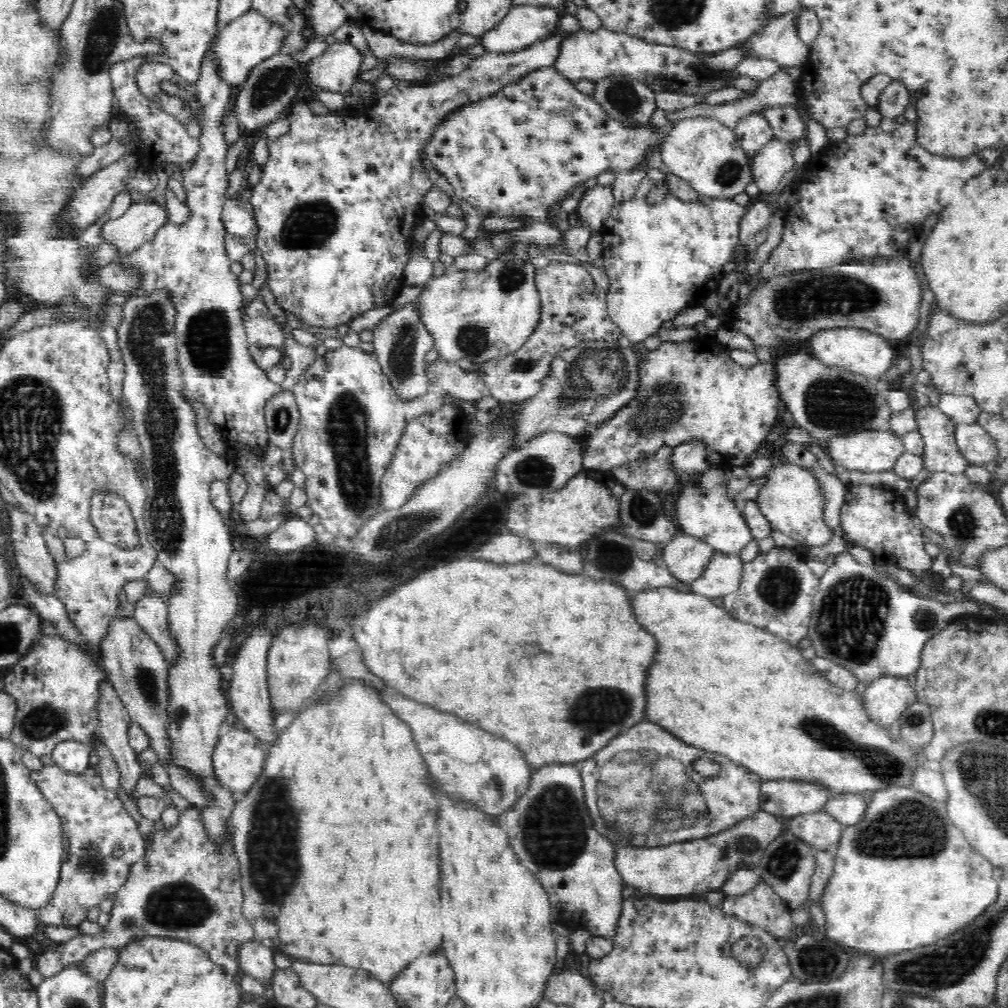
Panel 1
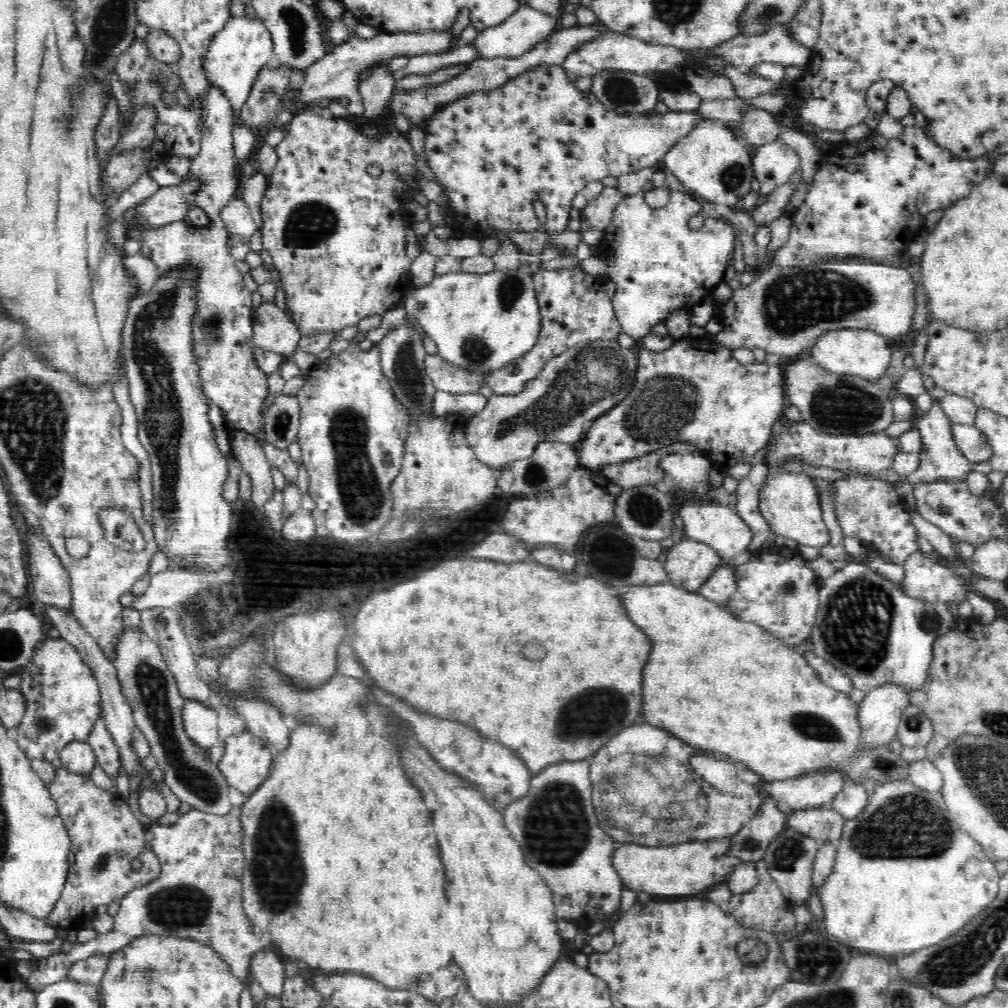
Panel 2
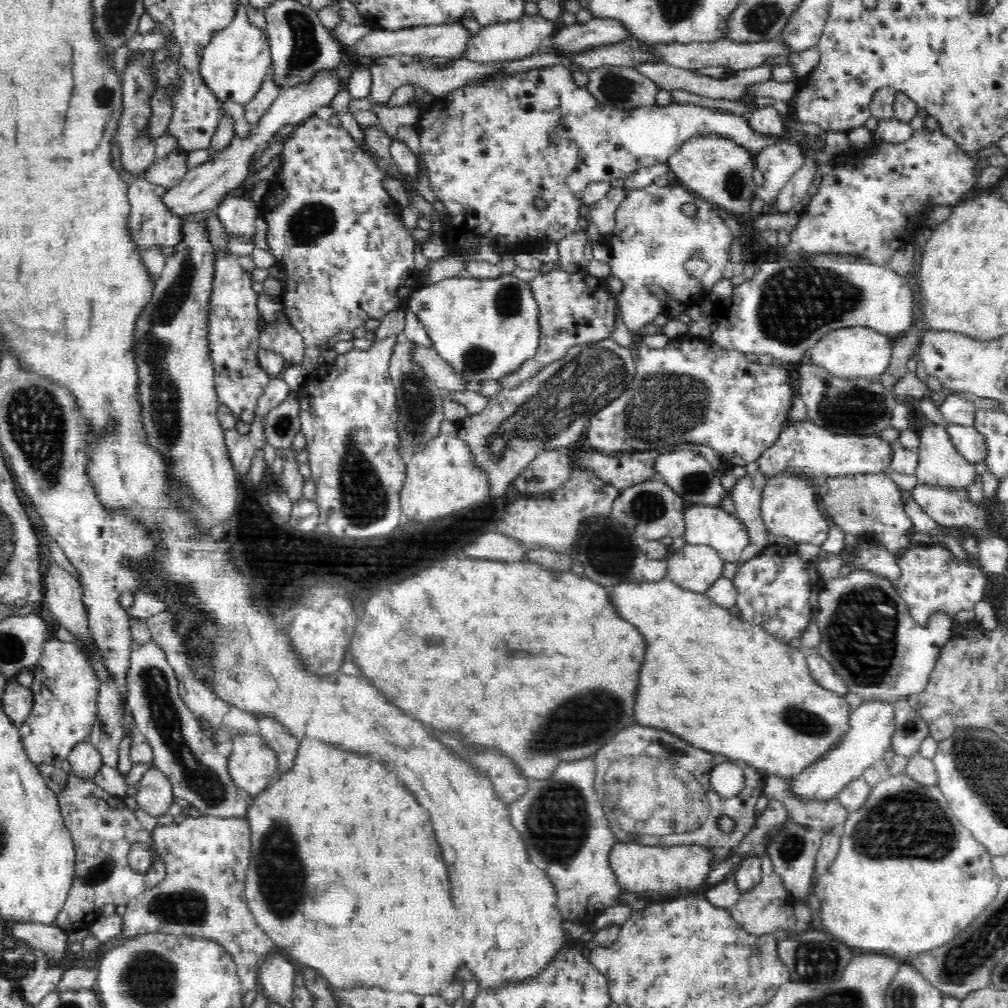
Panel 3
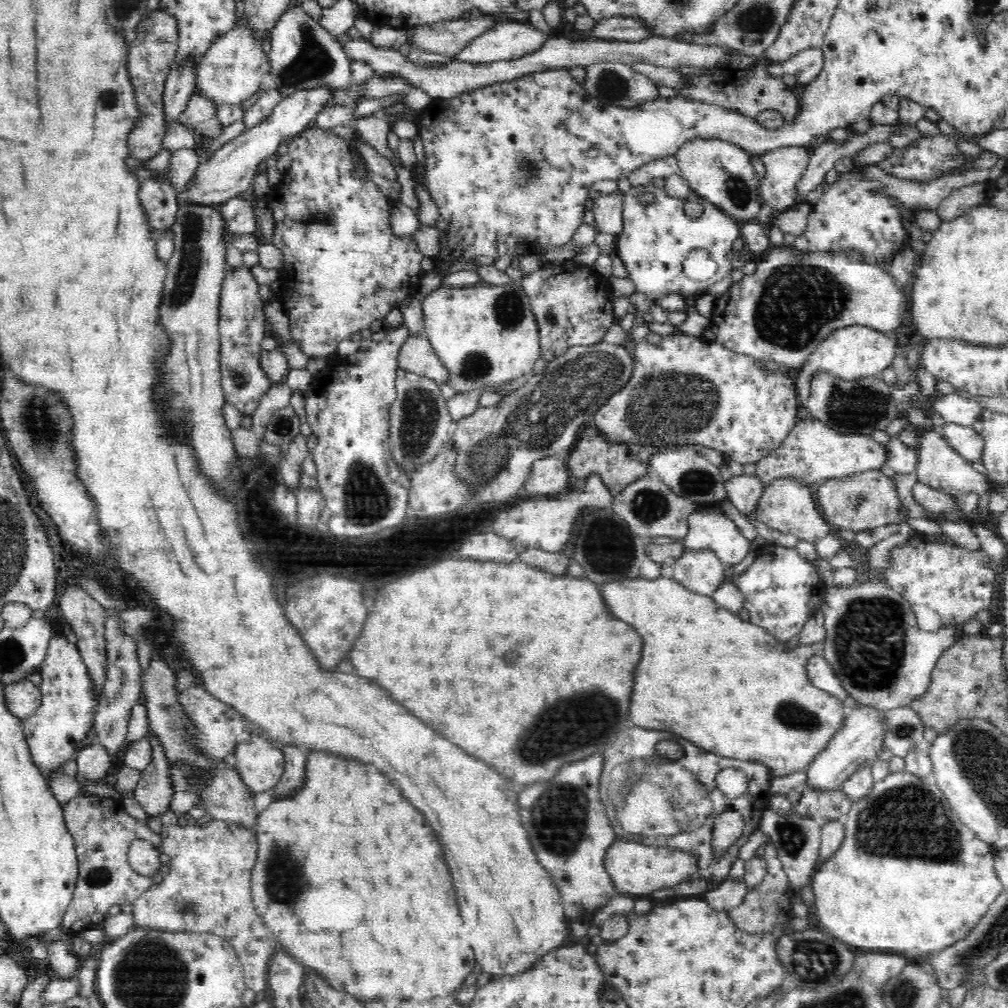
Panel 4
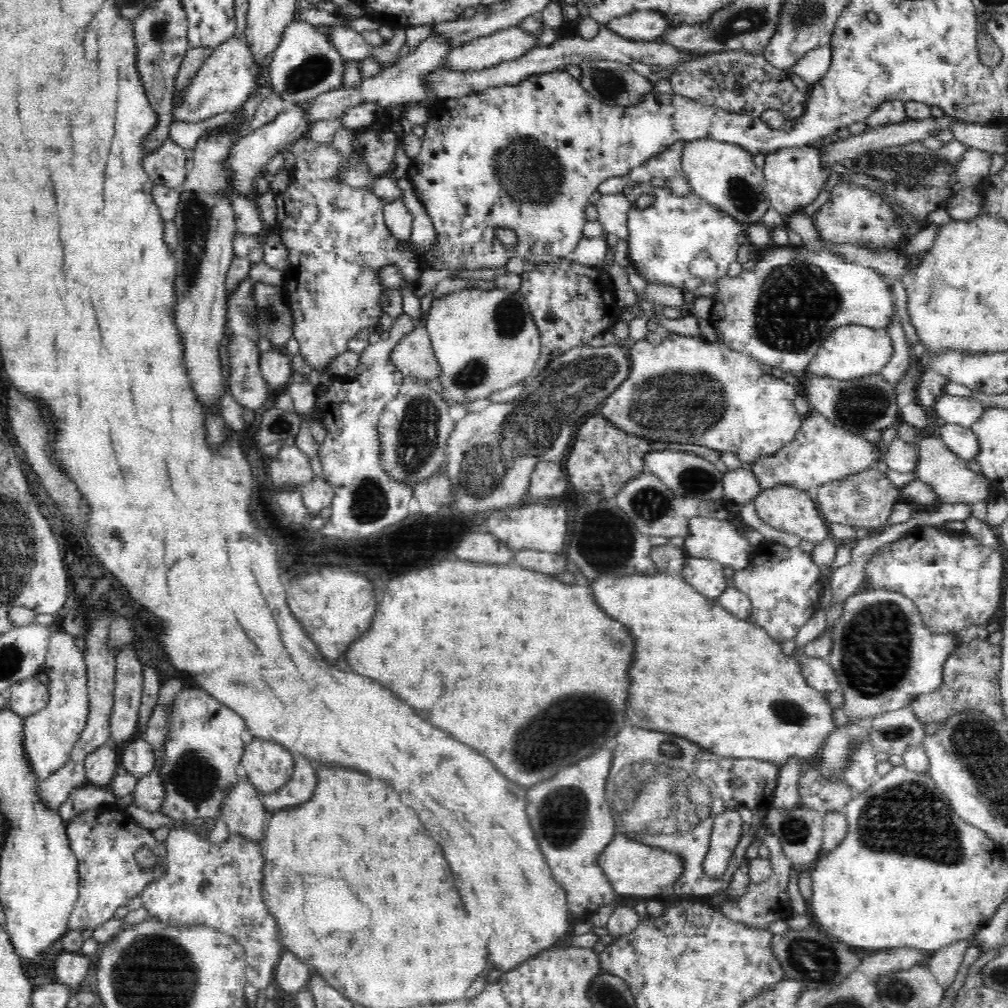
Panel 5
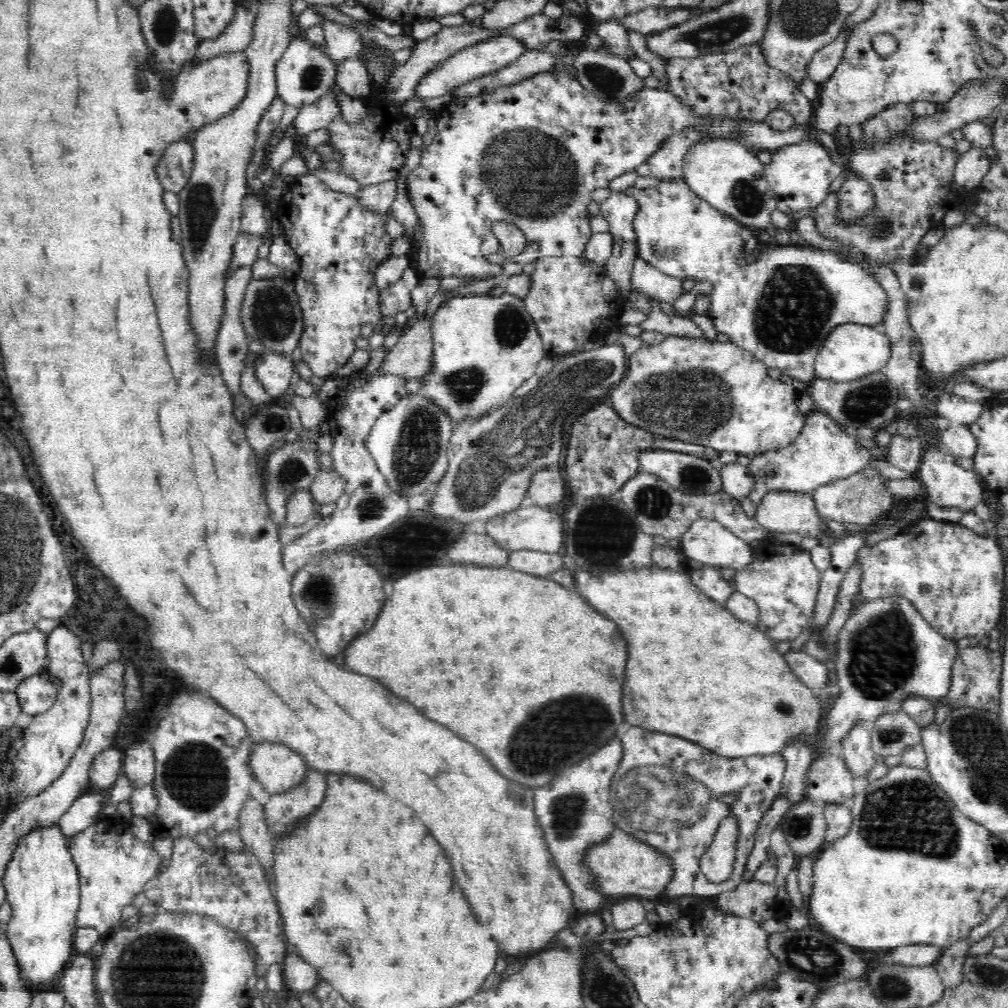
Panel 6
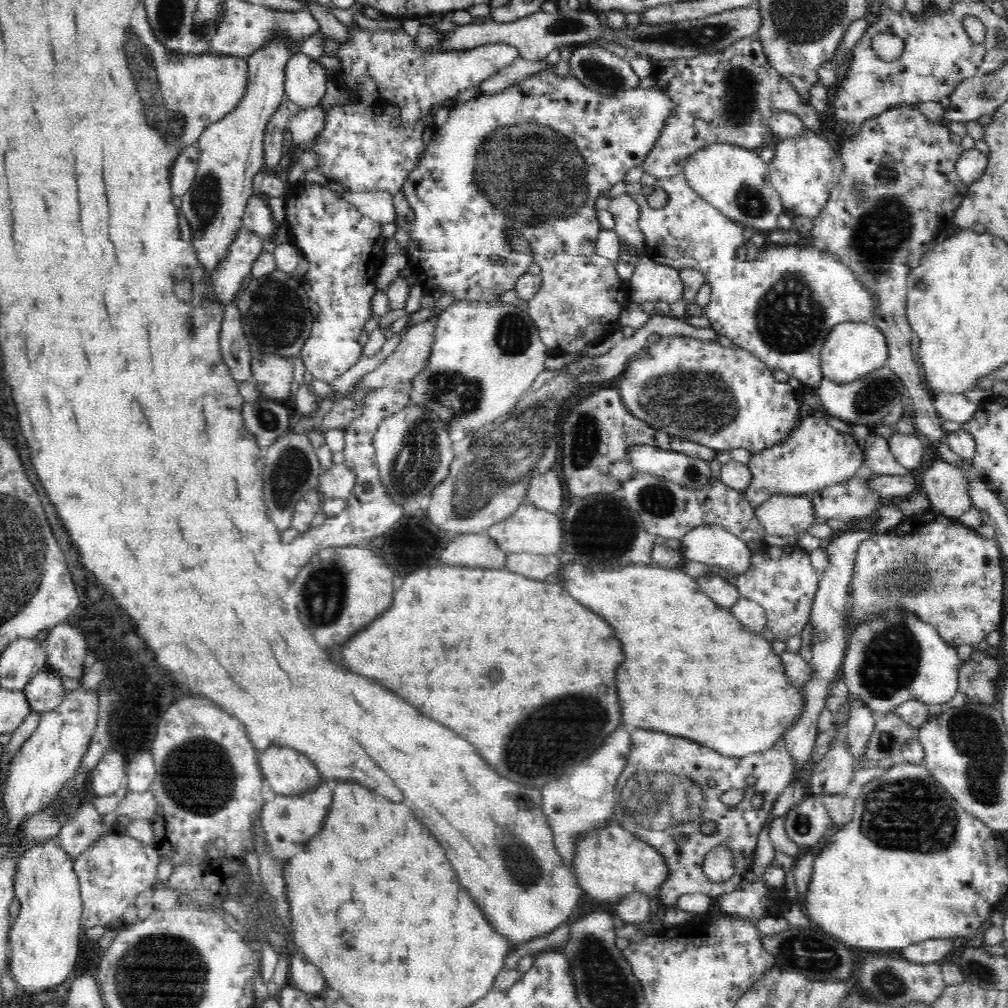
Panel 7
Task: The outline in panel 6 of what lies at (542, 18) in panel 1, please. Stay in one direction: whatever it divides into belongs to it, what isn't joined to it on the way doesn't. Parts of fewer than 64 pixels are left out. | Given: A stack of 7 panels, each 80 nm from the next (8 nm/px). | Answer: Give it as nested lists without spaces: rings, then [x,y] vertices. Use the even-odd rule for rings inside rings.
[[[500,33],[500,36],[496,36],[496,38],[476,41],[476,44],[454,52],[448,59],[444,60],[439,68],[436,68],[436,71],[432,71],[428,77],[420,81],[418,88],[416,88],[416,97],[419,99],[432,99],[442,96],[458,84],[466,84],[468,80],[486,76],[486,74],[496,72],[500,68],[510,65],[514,60],[524,55],[527,50],[524,41],[515,38],[515,36],[509,36],[508,33]]]

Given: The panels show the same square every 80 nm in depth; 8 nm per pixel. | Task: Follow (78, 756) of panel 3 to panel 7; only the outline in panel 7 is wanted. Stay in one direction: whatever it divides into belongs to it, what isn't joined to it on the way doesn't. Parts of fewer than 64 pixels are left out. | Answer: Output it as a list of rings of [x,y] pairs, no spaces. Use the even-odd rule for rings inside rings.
[[[106,752],[89,773],[90,786],[99,798],[108,798],[126,779],[124,756],[120,752]]]

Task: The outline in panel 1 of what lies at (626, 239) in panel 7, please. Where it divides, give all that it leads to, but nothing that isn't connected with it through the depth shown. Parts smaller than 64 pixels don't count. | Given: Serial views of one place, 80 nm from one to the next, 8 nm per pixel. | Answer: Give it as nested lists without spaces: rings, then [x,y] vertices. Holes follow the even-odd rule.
[[[596,184],[594,188],[586,189],[582,194],[582,200],[578,200],[577,211],[582,220],[586,220],[592,229],[599,231],[614,205],[612,188]]]

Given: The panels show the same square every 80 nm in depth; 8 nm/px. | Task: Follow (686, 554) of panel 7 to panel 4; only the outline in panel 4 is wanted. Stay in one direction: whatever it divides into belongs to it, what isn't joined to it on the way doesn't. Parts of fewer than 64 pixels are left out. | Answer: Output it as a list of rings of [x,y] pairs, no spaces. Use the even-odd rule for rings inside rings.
[[[709,506],[688,513],[687,522],[685,549],[712,550],[726,566],[744,560],[751,548],[751,541],[730,518],[723,512],[717,514]]]

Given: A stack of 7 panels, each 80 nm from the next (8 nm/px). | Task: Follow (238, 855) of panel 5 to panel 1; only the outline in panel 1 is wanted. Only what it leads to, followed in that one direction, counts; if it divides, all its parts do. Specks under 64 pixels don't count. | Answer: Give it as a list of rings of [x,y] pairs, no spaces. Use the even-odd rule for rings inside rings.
[[[193,807],[179,814],[174,828],[154,830],[147,842],[146,854],[129,868],[127,879],[114,893],[114,906],[102,932],[97,935],[80,933],[58,946],[45,946],[32,956],[34,968],[45,977],[64,965],[82,962],[99,948],[122,948],[133,939],[160,935],[200,947],[224,974],[240,976],[236,949],[240,943],[253,940],[253,926],[242,912],[241,874],[229,831],[224,837],[224,848],[213,846],[201,830],[198,813]]]

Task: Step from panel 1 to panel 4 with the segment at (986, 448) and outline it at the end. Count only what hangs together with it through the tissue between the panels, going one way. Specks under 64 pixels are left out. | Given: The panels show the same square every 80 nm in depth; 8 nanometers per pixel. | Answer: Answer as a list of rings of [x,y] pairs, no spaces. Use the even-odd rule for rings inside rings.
[[[945,423],[939,431],[962,458],[971,463],[982,458],[984,439],[973,427]]]

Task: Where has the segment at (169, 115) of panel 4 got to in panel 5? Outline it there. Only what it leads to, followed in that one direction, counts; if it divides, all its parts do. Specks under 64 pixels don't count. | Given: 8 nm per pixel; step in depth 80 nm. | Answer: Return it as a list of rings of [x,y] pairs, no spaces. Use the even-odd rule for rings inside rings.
[[[189,49],[186,52],[186,56],[182,58],[182,64],[176,72],[176,78],[174,78],[174,88],[172,93],[172,105],[173,109],[180,107],[185,102],[186,90],[190,88],[190,82],[195,78],[198,72],[198,68],[202,62],[210,56],[210,52],[214,49]]]

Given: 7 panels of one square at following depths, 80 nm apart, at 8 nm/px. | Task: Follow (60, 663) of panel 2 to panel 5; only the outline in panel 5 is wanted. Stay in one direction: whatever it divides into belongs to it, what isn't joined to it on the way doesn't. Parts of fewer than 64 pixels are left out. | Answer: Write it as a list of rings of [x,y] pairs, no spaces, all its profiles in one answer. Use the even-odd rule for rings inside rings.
[[[66,629],[54,630],[42,668],[48,676],[45,687],[48,700],[38,712],[23,721],[24,749],[39,780],[58,770],[68,760],[74,743],[86,728],[89,716],[87,667],[75,642],[75,634]]]

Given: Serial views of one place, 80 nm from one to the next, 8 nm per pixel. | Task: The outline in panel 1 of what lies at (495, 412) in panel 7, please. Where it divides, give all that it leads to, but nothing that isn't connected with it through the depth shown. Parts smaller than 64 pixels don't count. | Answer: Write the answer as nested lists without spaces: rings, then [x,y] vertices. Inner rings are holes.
[[[512,256],[506,260],[506,258],[492,258],[480,269],[454,269],[451,268],[449,272],[442,274],[442,276],[433,277],[427,284],[425,284],[422,292],[419,295],[419,306],[422,314],[422,321],[428,326],[432,337],[434,337],[434,348],[438,350],[439,358],[445,359],[446,361],[454,362],[464,366],[476,364],[488,360],[489,358],[501,357],[502,355],[508,354],[513,350],[516,350],[526,339],[527,336],[533,331],[535,326],[540,320],[541,314],[541,300],[538,292],[538,287],[535,283],[535,269],[534,264],[530,258],[522,260],[518,256]]]

